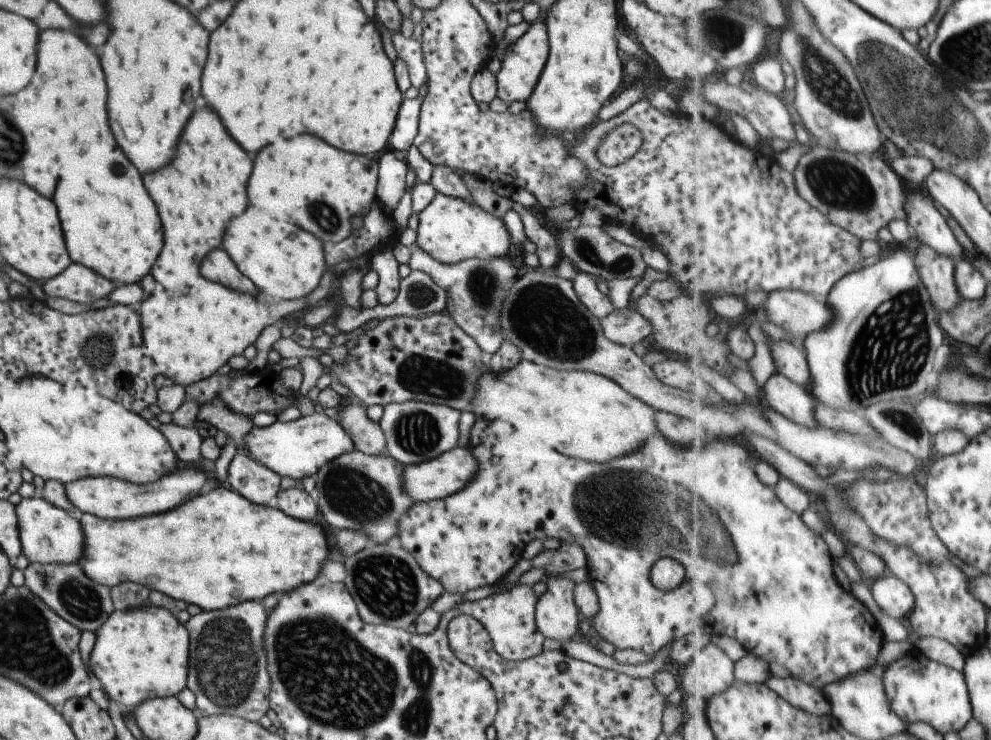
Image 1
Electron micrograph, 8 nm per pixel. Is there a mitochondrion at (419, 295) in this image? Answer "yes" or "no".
yes

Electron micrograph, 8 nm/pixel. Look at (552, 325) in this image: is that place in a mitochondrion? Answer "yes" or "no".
yes

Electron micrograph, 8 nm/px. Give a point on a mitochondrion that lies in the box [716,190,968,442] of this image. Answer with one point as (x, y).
(889, 350)

